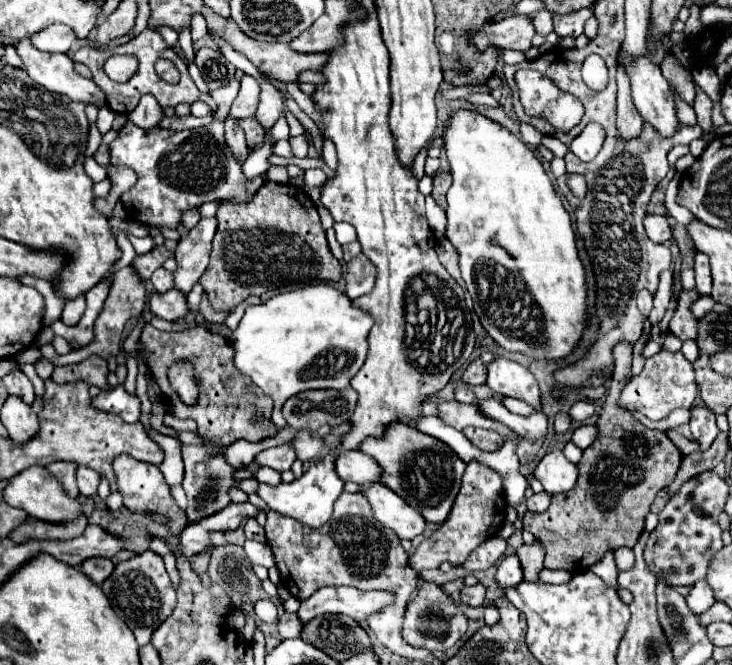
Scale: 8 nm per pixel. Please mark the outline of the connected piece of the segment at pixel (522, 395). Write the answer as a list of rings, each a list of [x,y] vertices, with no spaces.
[[[497,356],[493,362],[487,364],[487,370],[487,386],[493,392],[525,400],[535,410],[541,410],[541,392],[537,380],[523,364]]]

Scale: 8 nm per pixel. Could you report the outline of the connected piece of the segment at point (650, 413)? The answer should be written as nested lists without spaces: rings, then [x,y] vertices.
[[[661,348],[657,354],[647,358],[643,372],[639,376],[633,376],[629,384],[623,388],[621,406],[629,410],[637,410],[651,420],[661,420],[677,408],[691,408],[697,394],[699,394],[699,388],[695,382],[693,364],[685,360],[681,350],[671,352],[667,348]]]

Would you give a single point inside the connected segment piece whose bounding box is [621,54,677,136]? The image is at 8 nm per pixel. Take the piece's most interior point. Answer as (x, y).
(651, 94)

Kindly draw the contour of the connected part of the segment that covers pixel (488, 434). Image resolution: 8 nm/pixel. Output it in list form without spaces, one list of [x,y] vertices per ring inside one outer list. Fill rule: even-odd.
[[[465,428],[463,434],[471,440],[473,446],[477,446],[479,450],[485,450],[485,452],[495,452],[501,448],[503,444],[503,438],[493,432],[493,430],[483,430],[483,428]]]

